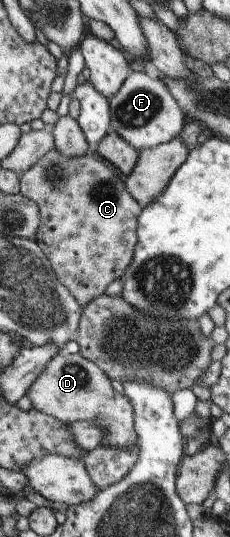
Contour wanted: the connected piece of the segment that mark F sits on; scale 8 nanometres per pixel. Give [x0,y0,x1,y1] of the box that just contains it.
[108,72,185,152]

